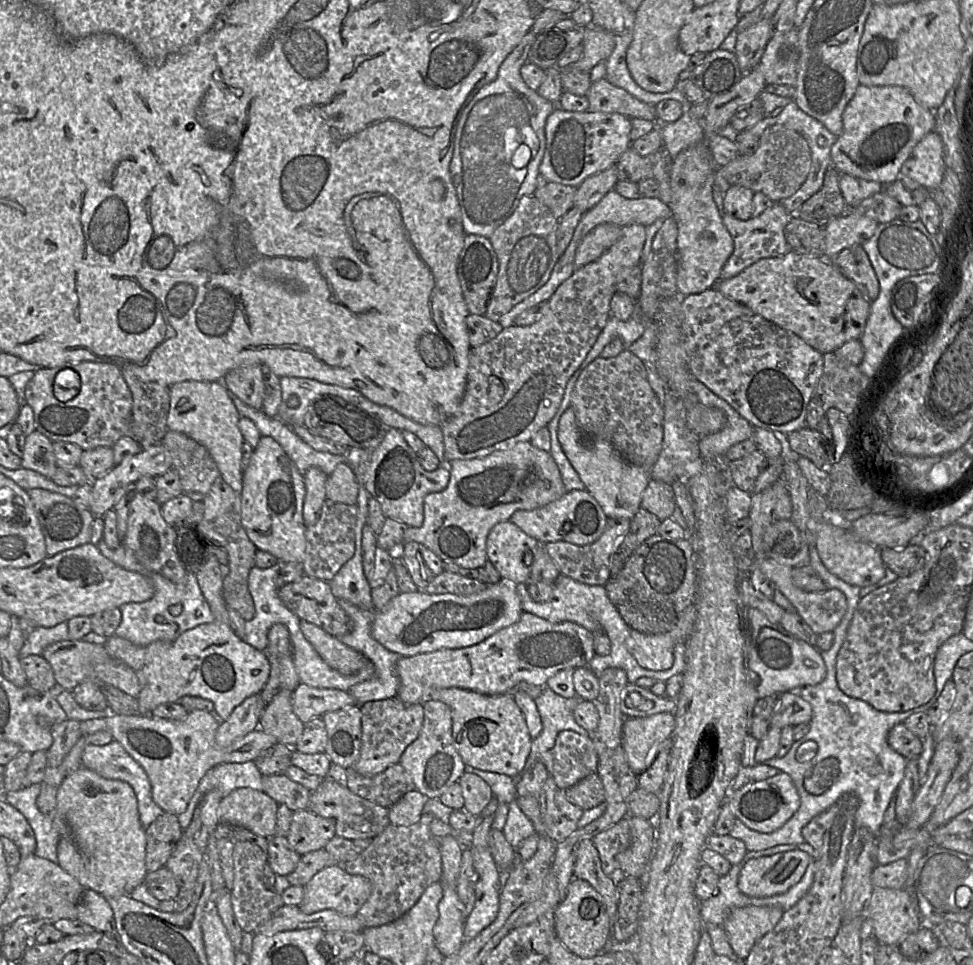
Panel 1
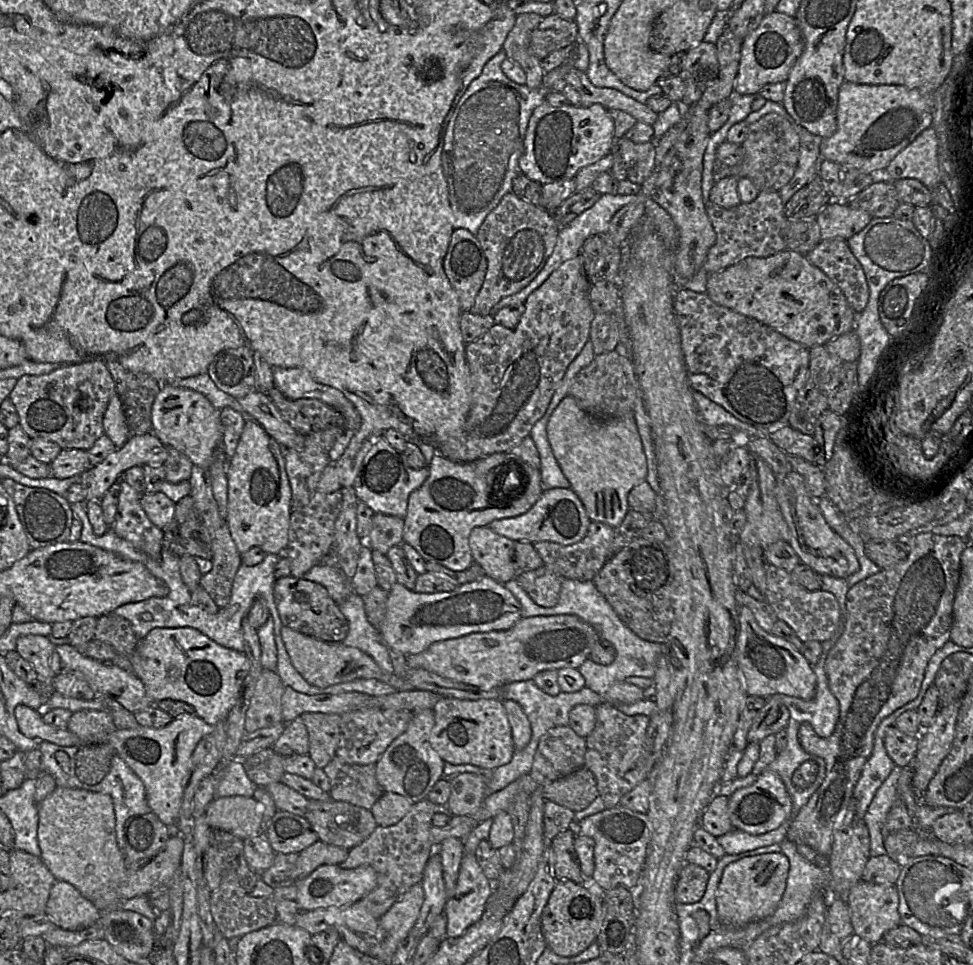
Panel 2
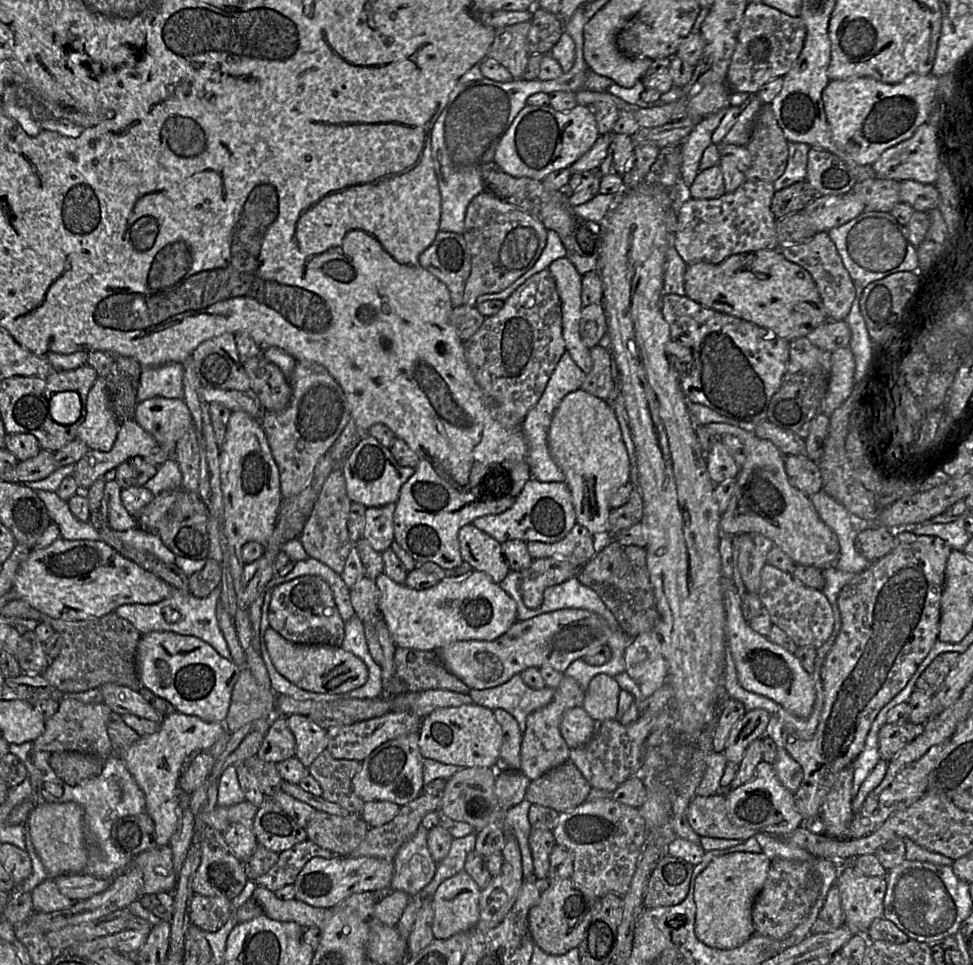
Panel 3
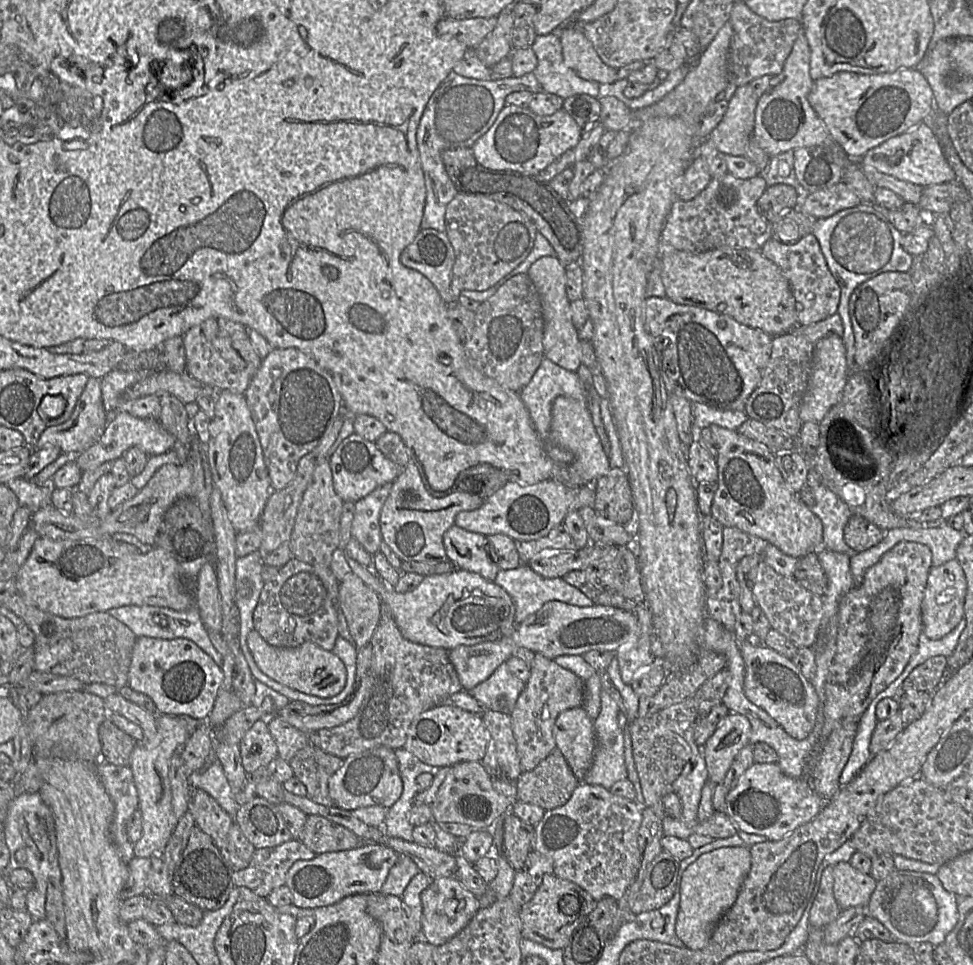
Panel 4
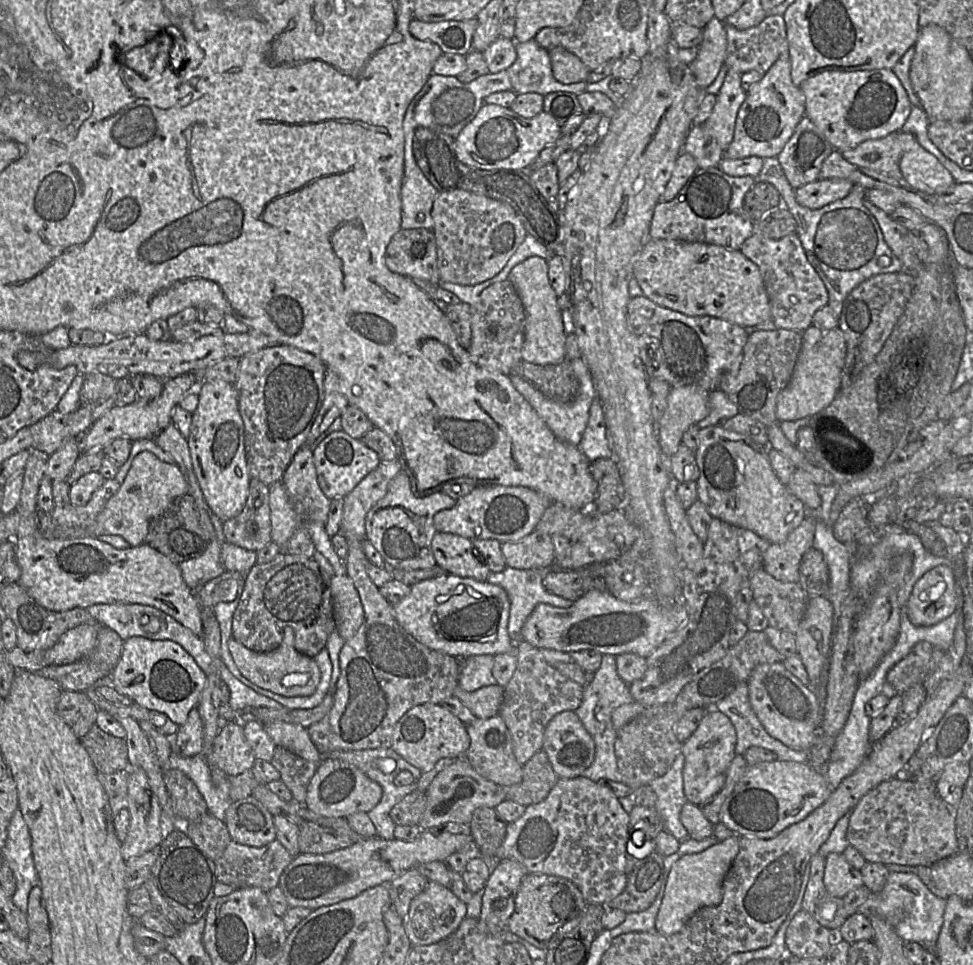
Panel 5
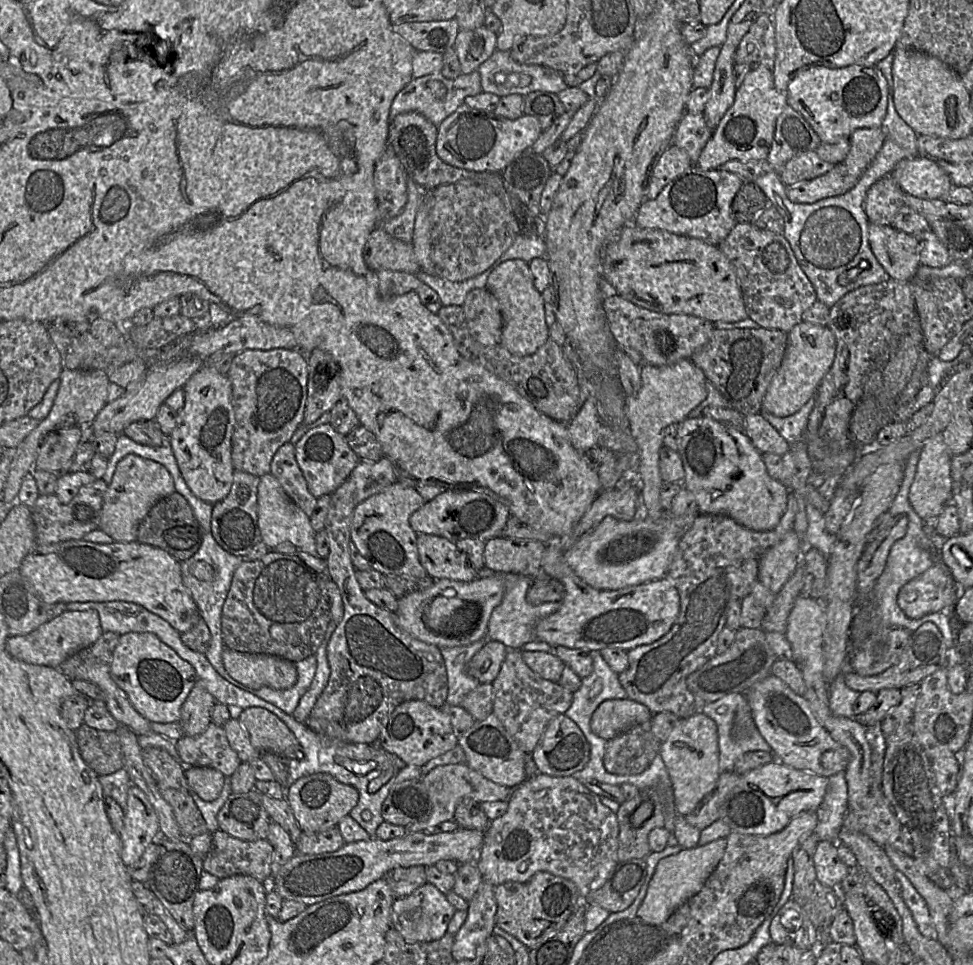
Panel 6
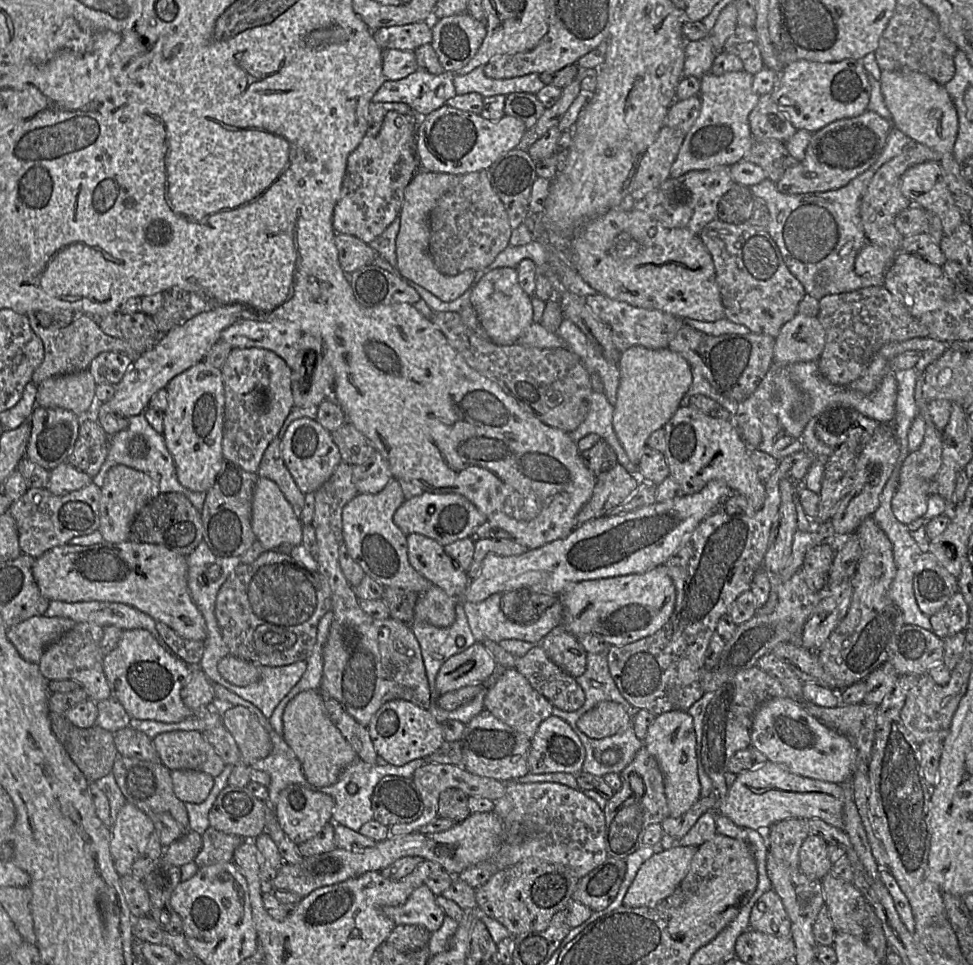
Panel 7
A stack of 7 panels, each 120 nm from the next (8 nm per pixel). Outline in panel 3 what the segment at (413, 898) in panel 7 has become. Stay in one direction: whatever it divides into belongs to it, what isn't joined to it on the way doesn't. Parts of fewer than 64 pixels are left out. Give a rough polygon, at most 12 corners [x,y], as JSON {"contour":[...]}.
{"contour":[[464,870],[431,897],[433,935],[447,939],[479,919],[482,890]]}

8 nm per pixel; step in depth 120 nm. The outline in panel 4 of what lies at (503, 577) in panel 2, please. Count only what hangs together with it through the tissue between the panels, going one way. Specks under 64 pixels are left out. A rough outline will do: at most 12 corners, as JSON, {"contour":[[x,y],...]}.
{"contour":[[453,525],[444,533],[448,560],[494,582],[500,568],[487,536]]}

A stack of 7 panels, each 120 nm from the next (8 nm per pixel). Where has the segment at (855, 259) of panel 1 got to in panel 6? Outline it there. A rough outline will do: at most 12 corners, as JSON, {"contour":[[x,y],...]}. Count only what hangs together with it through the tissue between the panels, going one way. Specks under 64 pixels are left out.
{"contour":[[737,222],[718,247],[748,318],[788,333],[818,300],[782,234]]}

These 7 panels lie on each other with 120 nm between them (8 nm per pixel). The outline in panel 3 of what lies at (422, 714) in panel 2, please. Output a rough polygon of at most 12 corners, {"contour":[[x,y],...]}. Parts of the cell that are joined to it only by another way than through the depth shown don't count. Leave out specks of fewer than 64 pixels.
{"contour":[[419,731],[387,741],[352,779],[365,803],[423,793]]}

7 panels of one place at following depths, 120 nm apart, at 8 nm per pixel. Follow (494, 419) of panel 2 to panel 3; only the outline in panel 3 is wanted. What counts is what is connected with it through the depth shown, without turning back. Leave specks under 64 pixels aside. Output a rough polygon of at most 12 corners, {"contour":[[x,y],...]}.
{"contour":[[549,269],[463,341],[477,384],[523,422],[566,352]]}

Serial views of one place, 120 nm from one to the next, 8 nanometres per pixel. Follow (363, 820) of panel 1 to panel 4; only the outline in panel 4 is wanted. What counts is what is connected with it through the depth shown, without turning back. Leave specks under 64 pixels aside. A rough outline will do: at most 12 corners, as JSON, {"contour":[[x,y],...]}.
{"contour":[[308,816],[300,841],[317,855],[363,843],[349,829]]}

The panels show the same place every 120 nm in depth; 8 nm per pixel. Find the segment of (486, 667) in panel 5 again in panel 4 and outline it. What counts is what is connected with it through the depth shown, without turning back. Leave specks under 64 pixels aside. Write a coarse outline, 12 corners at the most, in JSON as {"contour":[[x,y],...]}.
{"contour":[[503,663],[467,692],[484,709],[510,714],[526,682]]}

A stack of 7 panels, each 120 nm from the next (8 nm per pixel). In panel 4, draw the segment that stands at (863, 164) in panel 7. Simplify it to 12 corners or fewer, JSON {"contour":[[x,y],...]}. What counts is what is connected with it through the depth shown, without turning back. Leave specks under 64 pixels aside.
{"contour":[[841,181],[808,193],[801,210],[821,219],[860,203]]}

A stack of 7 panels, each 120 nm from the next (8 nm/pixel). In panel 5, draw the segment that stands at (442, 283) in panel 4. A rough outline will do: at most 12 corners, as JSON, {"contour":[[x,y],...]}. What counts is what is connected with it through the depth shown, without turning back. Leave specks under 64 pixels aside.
{"contour":[[401,229],[385,263],[438,286],[432,230]]}

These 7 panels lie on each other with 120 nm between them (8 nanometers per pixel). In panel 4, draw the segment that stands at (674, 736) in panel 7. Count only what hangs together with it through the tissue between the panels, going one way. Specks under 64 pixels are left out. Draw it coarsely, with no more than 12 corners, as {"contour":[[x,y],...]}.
{"contour":[[727,715],[701,747],[719,785],[749,743],[751,724]]}

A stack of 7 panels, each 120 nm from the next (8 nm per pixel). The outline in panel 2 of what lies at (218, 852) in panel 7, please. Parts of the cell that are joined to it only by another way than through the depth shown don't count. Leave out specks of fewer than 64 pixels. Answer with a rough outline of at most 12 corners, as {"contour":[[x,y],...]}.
{"contour":[[316,841],[298,853],[296,885],[321,865],[339,865],[349,849]]}

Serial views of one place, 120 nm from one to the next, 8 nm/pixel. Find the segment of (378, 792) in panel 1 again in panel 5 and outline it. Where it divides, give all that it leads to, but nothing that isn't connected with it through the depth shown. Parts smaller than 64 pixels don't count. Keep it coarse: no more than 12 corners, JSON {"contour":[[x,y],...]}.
{"contour":[[276,747],[270,763],[280,780],[304,804],[319,763]]}

